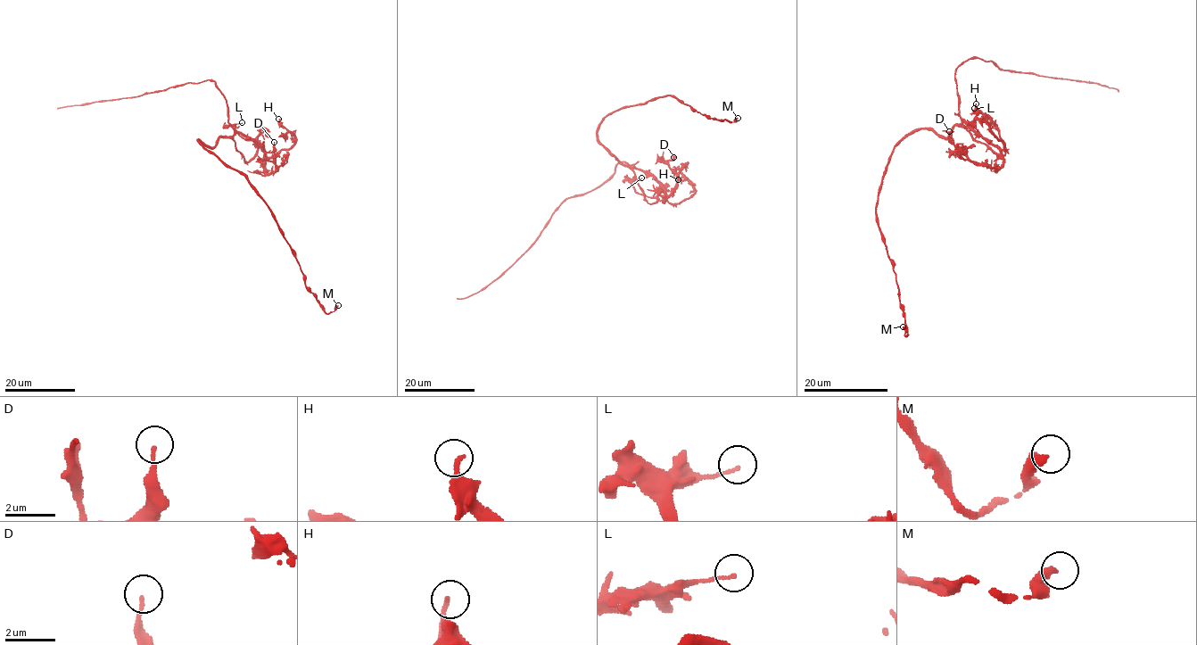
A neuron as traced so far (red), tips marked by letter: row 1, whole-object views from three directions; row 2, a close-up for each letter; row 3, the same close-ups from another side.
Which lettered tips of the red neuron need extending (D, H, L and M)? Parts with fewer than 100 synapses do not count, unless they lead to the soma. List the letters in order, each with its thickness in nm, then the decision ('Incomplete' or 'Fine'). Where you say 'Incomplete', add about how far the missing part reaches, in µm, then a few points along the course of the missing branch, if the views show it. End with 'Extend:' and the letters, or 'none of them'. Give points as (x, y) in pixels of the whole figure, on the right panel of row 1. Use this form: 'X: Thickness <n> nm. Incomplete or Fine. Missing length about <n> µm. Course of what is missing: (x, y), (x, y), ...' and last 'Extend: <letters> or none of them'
D: Thickness 140 nm. Fine
H: Thickness 220 nm. Fine
L: Thickness 110 nm. Fine
M: Thickness 400 nm. Fine
Extend: none of them

